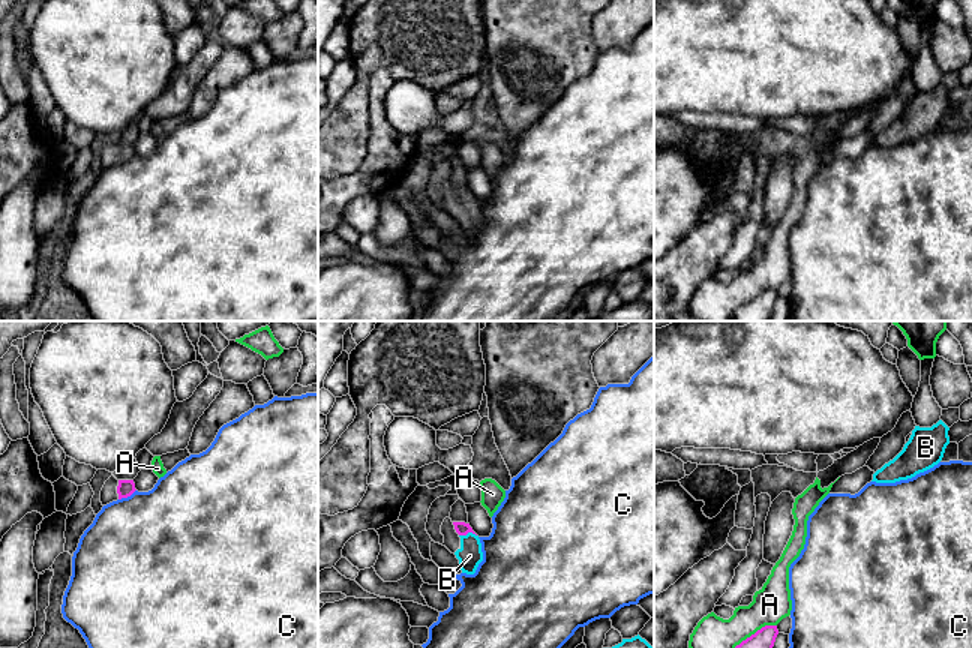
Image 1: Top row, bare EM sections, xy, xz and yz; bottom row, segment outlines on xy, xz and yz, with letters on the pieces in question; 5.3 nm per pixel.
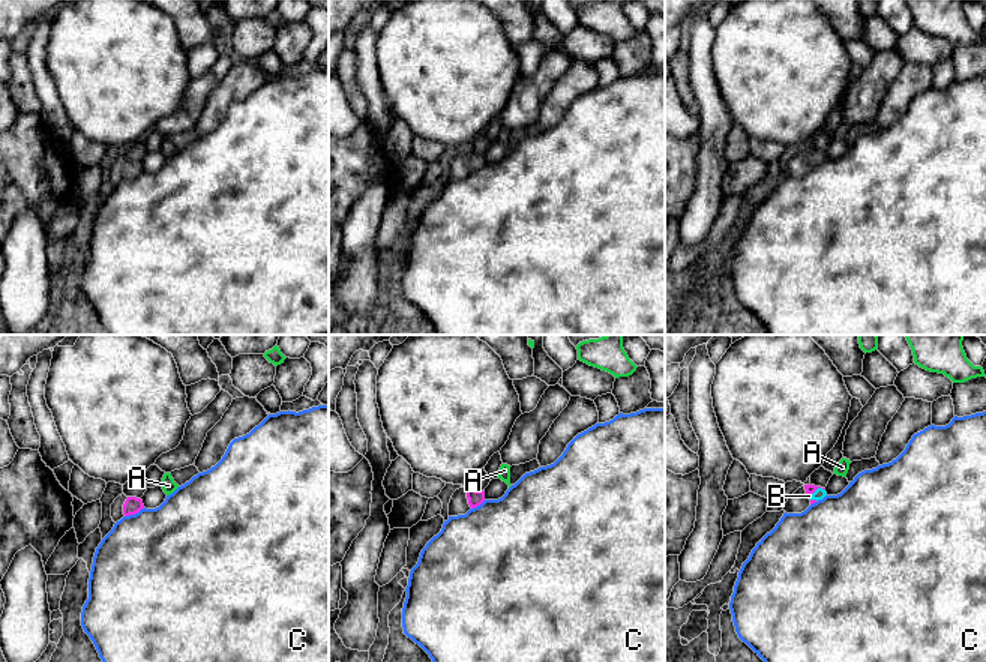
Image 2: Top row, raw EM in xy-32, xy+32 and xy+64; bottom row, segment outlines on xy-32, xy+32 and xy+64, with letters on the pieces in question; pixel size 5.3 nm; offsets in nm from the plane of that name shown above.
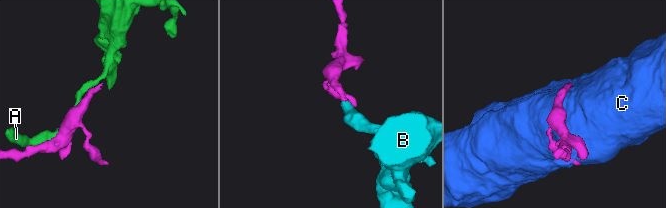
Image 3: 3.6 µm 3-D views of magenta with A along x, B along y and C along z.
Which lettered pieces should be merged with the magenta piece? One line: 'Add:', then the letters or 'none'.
Add: B

